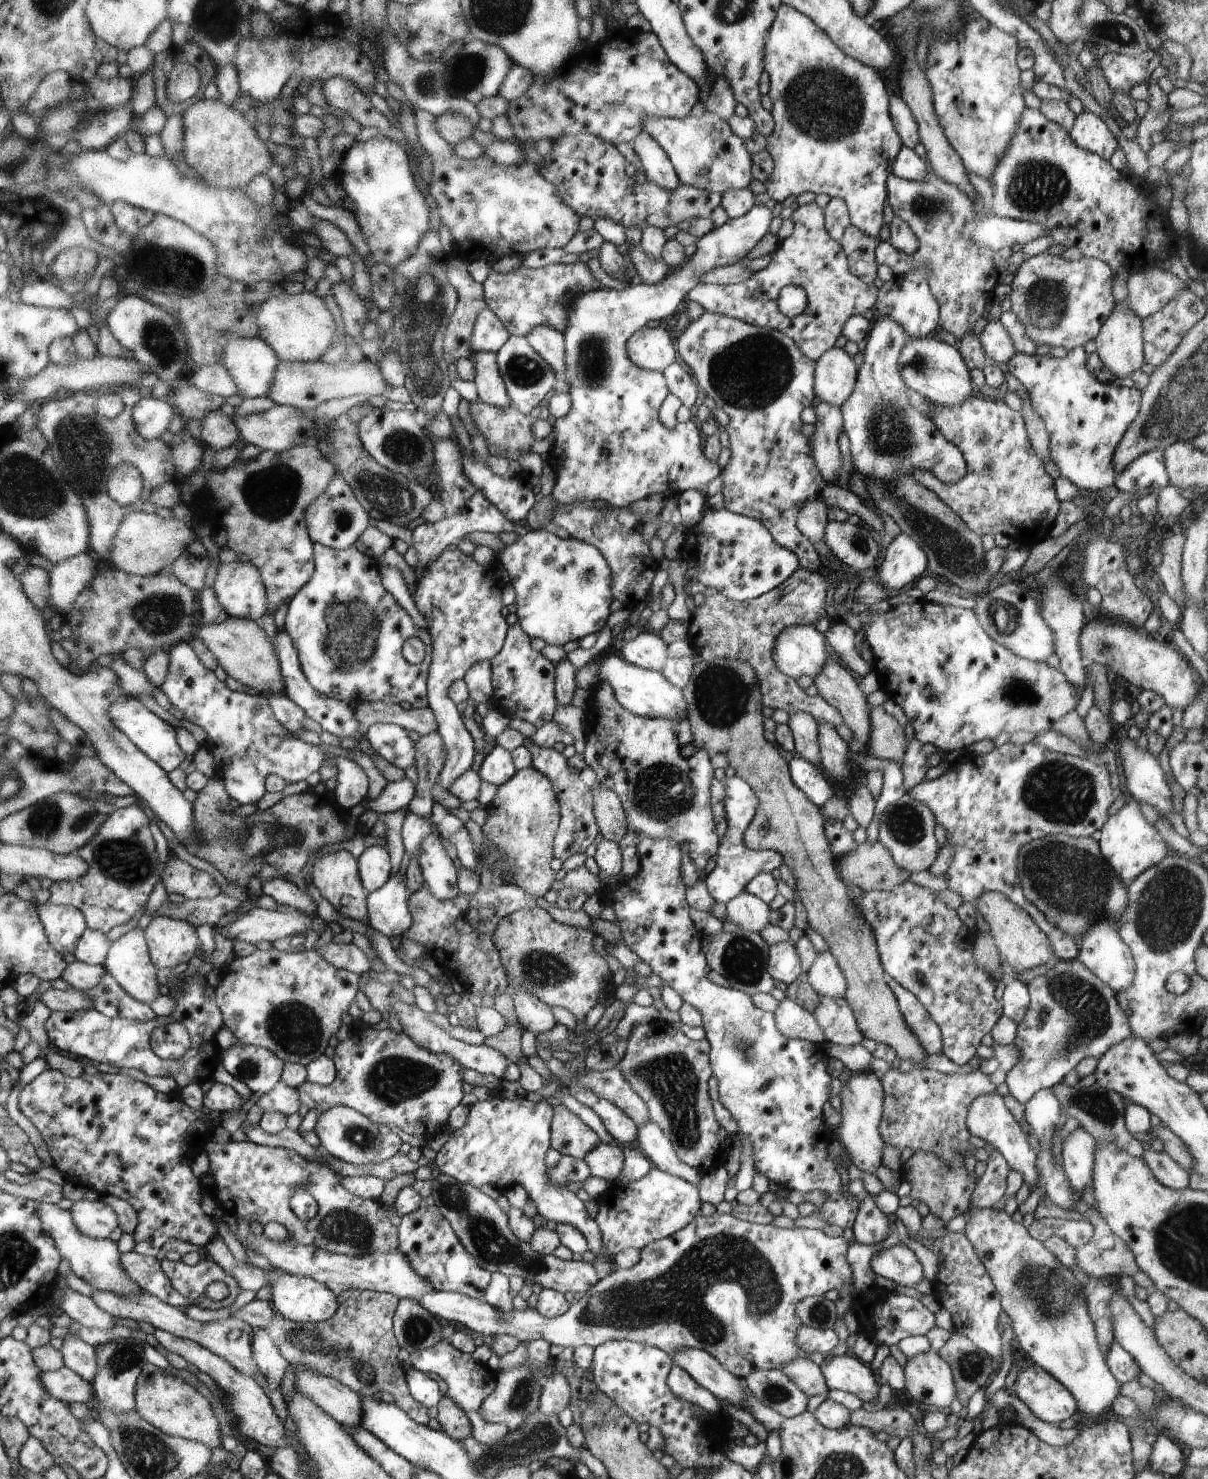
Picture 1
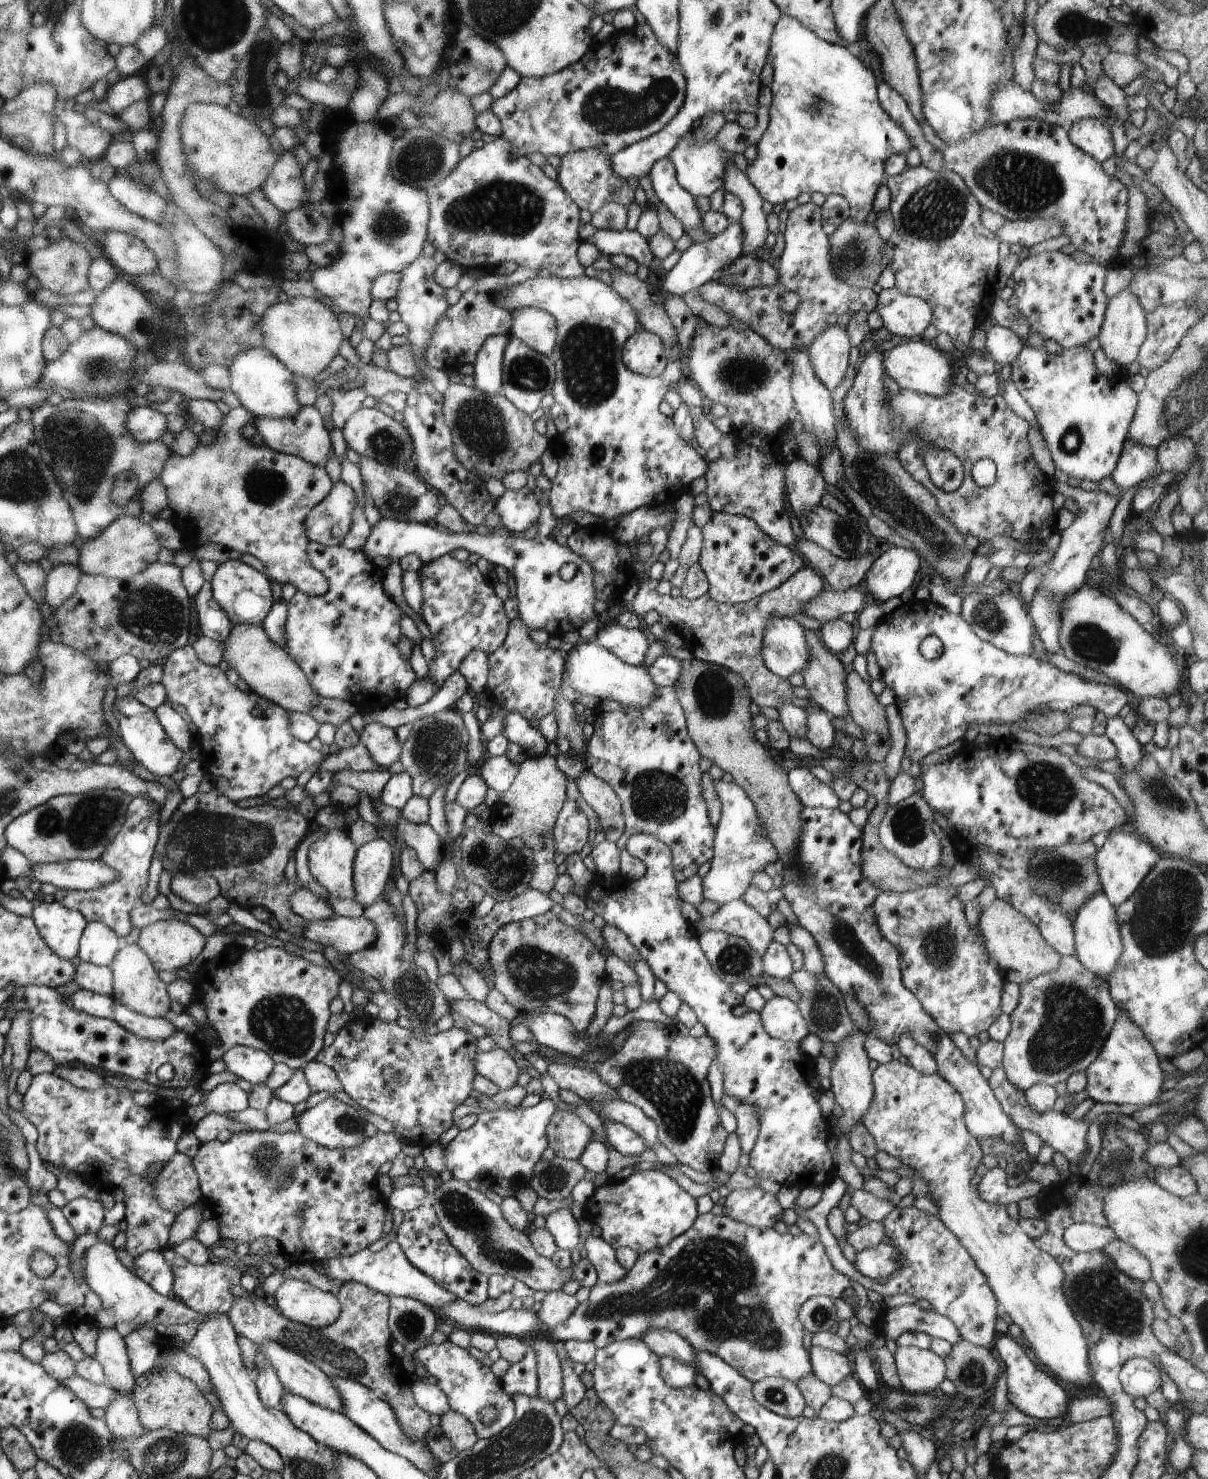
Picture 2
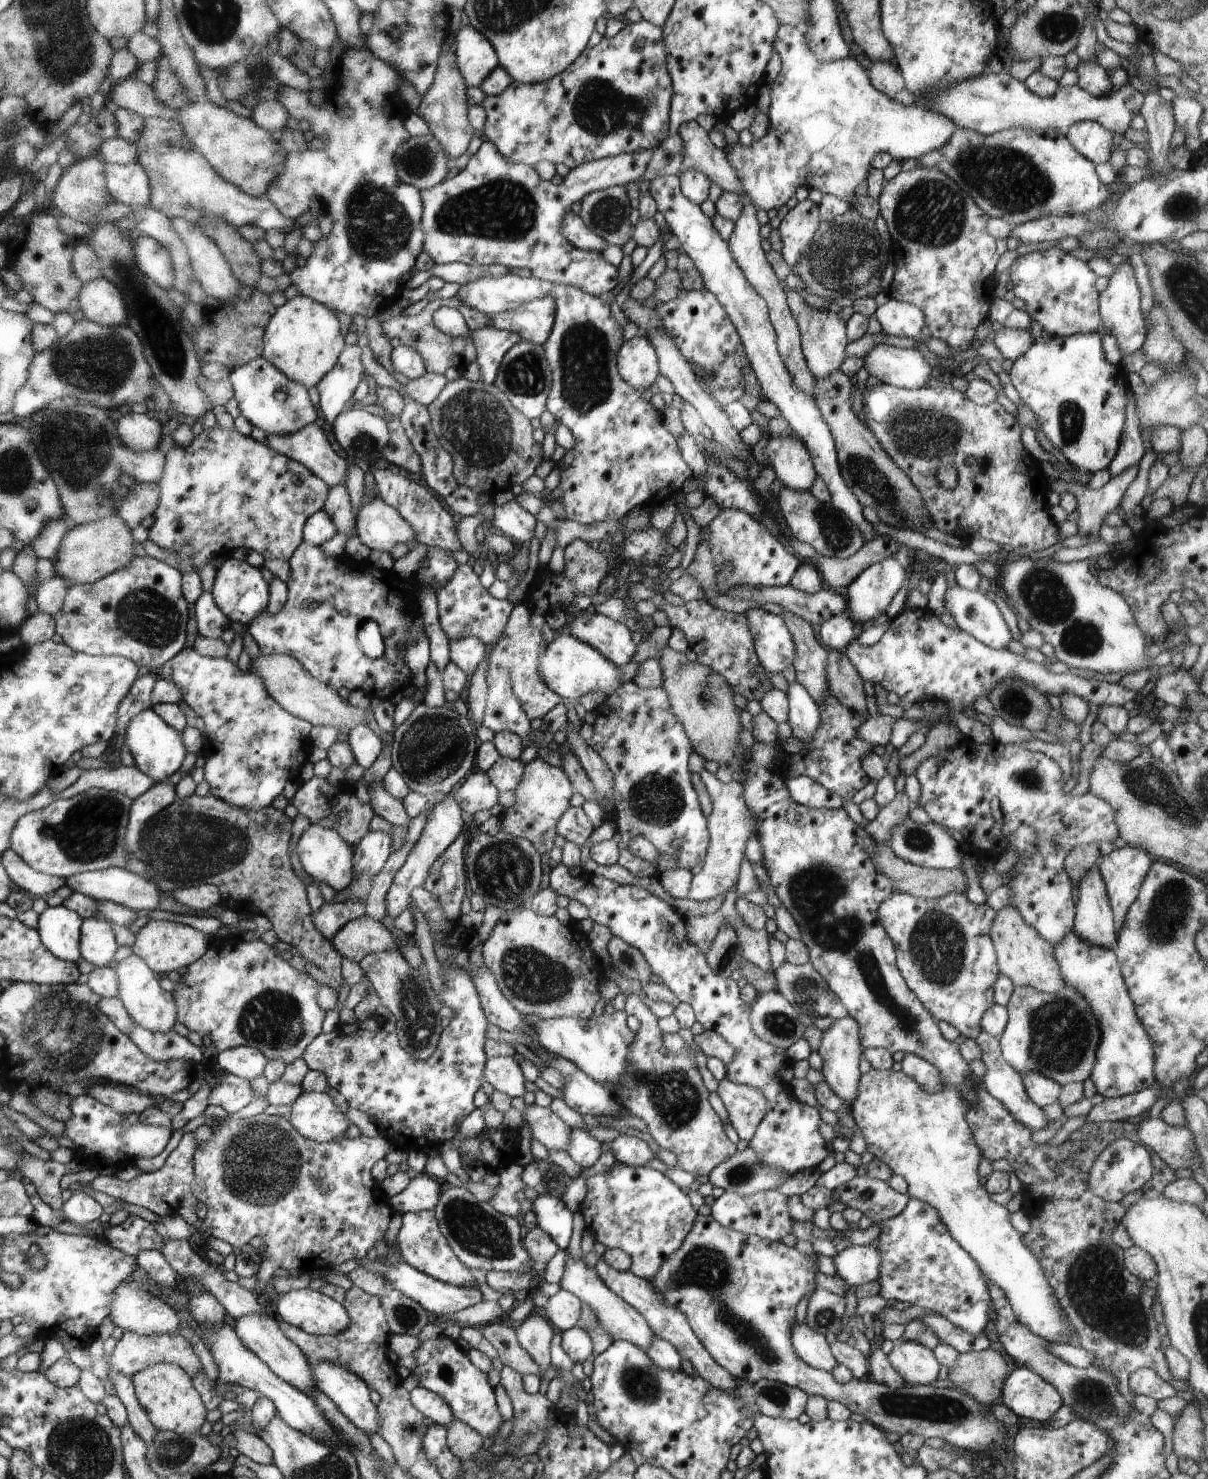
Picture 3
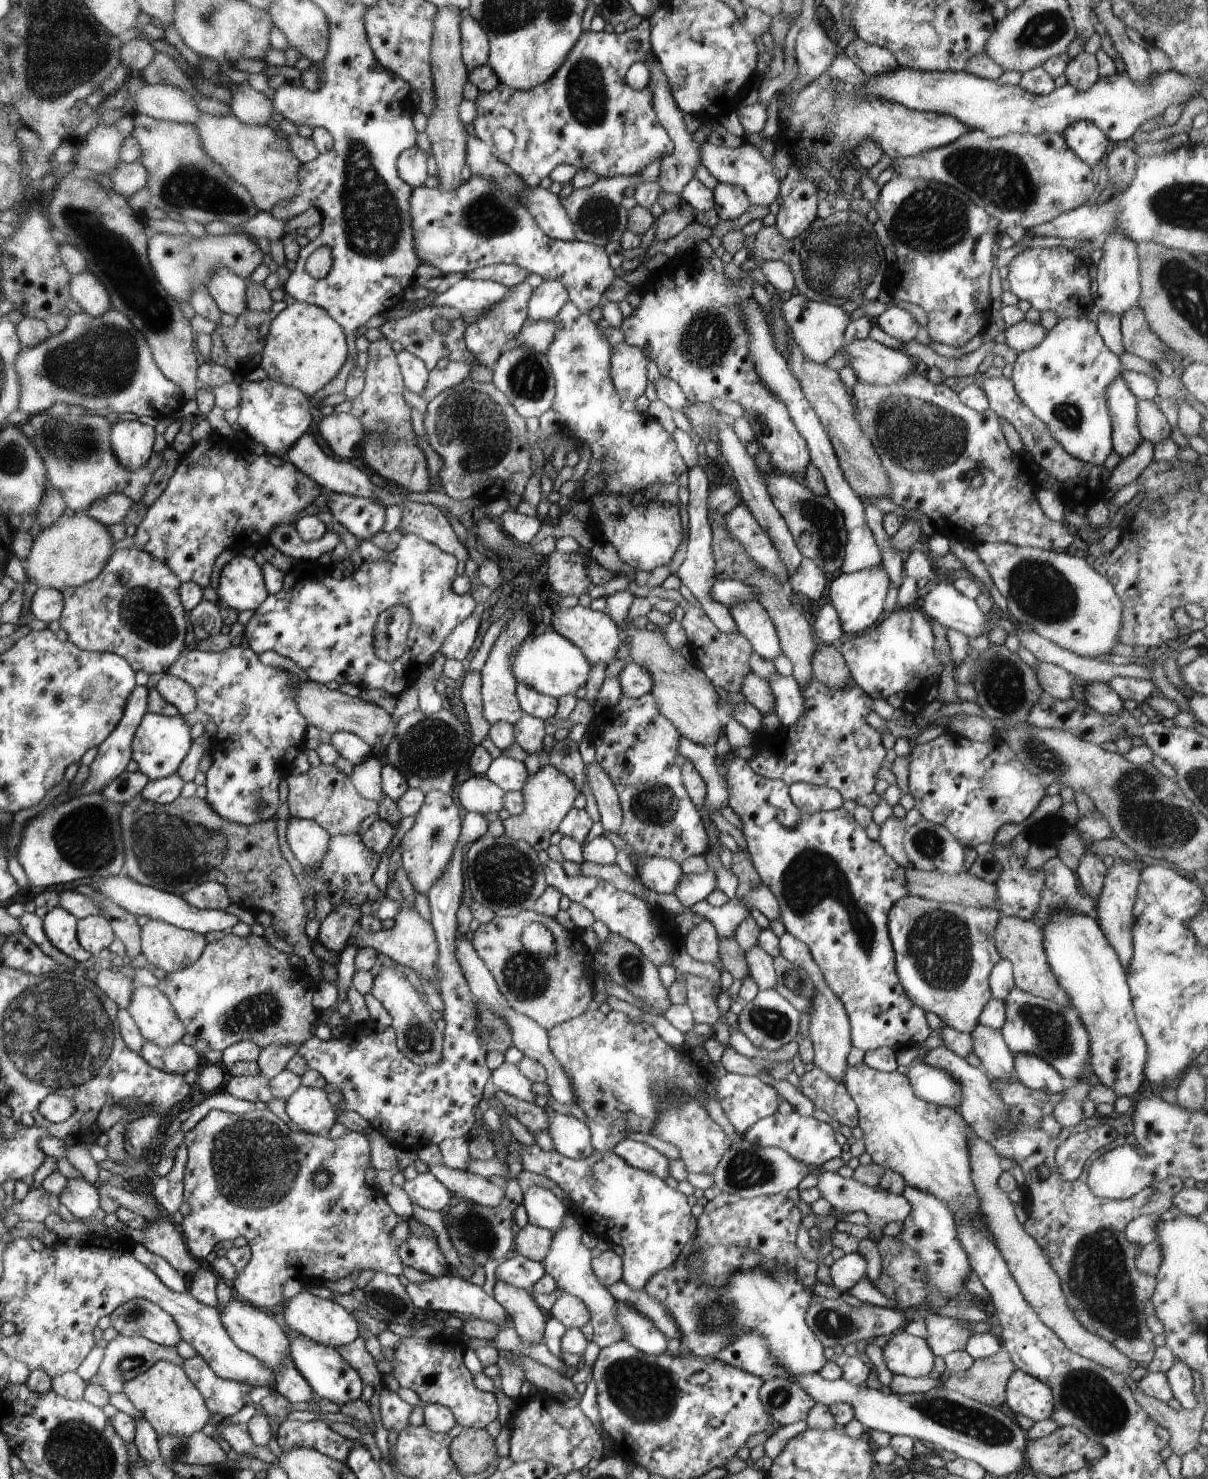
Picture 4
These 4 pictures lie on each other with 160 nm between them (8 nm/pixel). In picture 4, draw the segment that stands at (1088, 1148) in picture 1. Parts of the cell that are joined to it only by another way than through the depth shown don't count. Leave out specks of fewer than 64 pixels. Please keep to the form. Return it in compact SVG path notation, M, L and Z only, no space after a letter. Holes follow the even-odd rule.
M978 1023L970 1036L973 1052L978 1055L982 1068L992 1080L1014 1077L1014 1054L1006 1044L1001 1029Z

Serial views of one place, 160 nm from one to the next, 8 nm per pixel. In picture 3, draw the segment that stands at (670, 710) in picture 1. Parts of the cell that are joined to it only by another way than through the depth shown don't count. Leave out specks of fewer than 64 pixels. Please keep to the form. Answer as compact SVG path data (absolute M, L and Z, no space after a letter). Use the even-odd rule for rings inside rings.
M568 632L560 634L548 643L537 664L539 676L545 685L566 701L573 702L587 692L603 690L606 694L615 691L621 684L619 668L604 658L589 644L570 636Z

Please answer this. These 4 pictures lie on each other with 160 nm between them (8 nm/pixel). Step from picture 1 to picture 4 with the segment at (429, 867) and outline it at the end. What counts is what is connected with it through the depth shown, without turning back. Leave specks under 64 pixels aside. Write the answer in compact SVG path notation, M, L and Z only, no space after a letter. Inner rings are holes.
M372 752L365 756L357 765L353 766L352 772L348 775L356 790L368 800L379 804L384 799L382 790L381 770L384 764L375 757Z

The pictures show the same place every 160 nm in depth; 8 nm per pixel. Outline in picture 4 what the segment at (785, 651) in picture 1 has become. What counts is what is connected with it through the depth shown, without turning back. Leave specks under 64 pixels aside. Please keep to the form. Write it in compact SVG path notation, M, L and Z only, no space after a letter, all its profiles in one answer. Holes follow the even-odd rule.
M756 599L732 605L729 611L737 631L750 641L759 656L774 660L783 653L774 623Z

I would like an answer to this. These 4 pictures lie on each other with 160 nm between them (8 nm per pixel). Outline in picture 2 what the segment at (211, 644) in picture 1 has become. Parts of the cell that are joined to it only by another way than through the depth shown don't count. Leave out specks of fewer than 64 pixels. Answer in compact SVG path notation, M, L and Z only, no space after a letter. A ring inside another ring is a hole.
M235 624L222 644L223 658L229 666L236 668L239 678L248 684L250 691L281 705L289 713L310 715L315 707L318 708L322 696L313 687L306 672L268 635L262 625Z

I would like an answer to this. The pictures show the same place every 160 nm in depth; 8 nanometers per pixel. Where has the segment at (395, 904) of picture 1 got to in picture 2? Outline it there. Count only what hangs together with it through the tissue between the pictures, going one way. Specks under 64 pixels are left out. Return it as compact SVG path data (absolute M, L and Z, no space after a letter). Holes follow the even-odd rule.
M379 898L370 907L363 910L377 928L377 939L372 947L352 952L348 959L352 968L360 970L380 983L381 990L390 997L394 1003L400 1002L398 1008L400 1015L410 1018L410 1030L416 1035L428 1035L426 1030L432 1028L437 1020L440 1020L446 1012L450 1012L449 1002L437 987L437 984L430 980L426 971L418 968L414 963L402 959L402 946L406 941L406 929L402 922L395 916L393 907L388 900Z

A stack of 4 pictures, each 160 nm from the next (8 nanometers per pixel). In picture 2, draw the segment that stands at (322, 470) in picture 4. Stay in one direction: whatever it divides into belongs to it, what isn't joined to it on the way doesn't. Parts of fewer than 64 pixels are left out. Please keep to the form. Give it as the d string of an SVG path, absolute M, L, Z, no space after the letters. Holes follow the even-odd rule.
M301 406L299 414L292 419L258 417L255 420L257 432L262 435L264 445L268 445L276 452L300 457L324 469L329 464L333 452L329 431L324 427L323 418L322 412L316 407Z

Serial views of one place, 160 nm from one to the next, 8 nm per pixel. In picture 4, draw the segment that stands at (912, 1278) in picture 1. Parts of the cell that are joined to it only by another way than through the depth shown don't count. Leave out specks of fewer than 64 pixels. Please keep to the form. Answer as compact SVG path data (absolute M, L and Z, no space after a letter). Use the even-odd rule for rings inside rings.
M859 1252L844 1255L830 1267L832 1285L842 1293L850 1290L858 1280L866 1276L866 1260Z

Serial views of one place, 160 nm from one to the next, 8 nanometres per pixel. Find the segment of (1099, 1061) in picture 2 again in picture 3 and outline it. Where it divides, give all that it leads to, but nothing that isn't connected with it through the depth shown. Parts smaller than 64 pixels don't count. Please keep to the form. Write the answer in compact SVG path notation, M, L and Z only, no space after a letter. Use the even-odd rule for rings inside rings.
M1072 930L1053 946L1053 955L1065 984L1086 999L1099 1021L1101 1040L1089 1076L1097 1092L1106 1099L1117 1099L1151 1087L1155 1081L1153 1044L1128 994L1115 949L1089 943Z

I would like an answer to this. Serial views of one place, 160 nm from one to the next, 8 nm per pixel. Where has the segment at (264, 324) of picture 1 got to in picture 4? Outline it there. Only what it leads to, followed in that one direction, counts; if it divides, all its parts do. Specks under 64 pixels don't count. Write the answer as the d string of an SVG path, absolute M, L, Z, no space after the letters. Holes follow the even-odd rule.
M296 301L295 304L287 306L286 309L274 315L271 319L271 325L261 357L260 367L266 370L270 379L287 387L298 389L309 397L316 394L321 388L324 388L342 370L342 366L344 366L346 358L348 358L345 331L326 312L326 309L320 308L318 305Z

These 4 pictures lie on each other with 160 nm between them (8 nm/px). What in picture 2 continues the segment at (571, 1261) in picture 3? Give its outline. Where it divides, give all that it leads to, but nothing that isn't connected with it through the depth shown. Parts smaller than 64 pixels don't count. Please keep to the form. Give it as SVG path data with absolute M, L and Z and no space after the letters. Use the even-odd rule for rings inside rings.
M650 1327L639 1338L659 1357L668 1356L679 1361L686 1361L695 1368L695 1355L692 1345L679 1334L671 1330Z

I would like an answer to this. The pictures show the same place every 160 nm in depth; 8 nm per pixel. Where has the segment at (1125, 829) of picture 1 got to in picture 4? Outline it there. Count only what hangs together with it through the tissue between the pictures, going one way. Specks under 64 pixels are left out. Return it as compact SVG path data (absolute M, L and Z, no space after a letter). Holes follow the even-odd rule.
M1114 862L1107 869L1103 887L1095 900L1095 910L1092 914L1098 921L1100 930L1106 936L1106 940L1118 955L1125 971L1133 957L1132 927L1135 923L1133 906L1138 897L1137 890L1140 884L1140 873L1141 871L1135 868L1134 863Z

